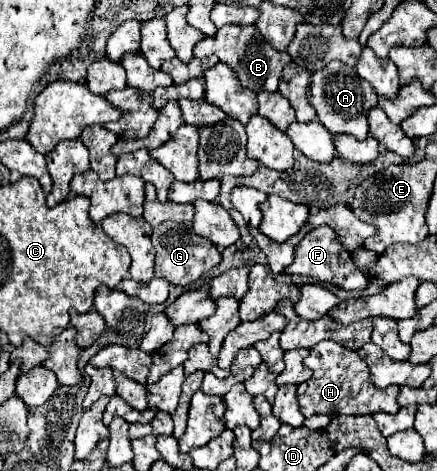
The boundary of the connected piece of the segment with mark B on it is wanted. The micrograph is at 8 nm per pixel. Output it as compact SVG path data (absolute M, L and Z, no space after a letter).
M221 26L215 32L215 36L203 38L193 50L195 58L207 58L211 54L219 56L219 60L235 72L237 80L241 80L241 84L245 88L251 88L255 94L257 92L275 92L279 86L281 70L291 62L291 56L287 52L275 52L271 48L271 44L267 44L267 40L263 40L257 26Z

